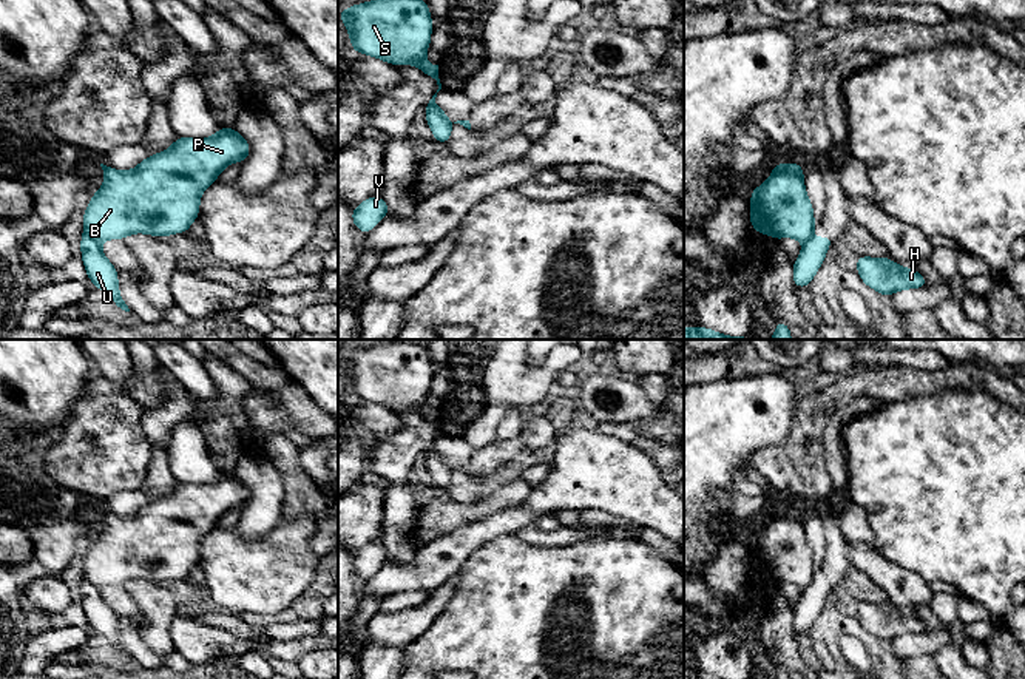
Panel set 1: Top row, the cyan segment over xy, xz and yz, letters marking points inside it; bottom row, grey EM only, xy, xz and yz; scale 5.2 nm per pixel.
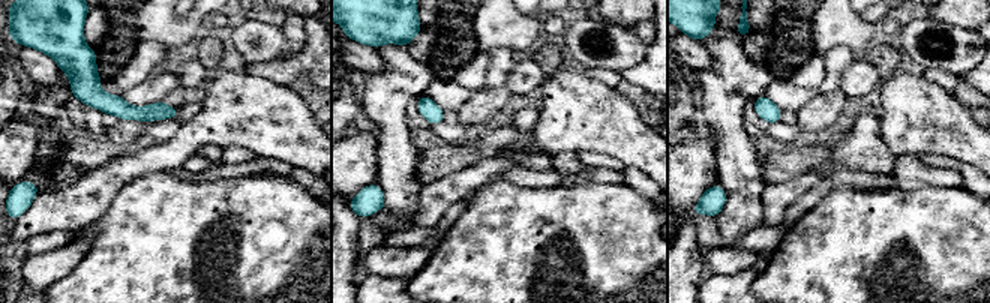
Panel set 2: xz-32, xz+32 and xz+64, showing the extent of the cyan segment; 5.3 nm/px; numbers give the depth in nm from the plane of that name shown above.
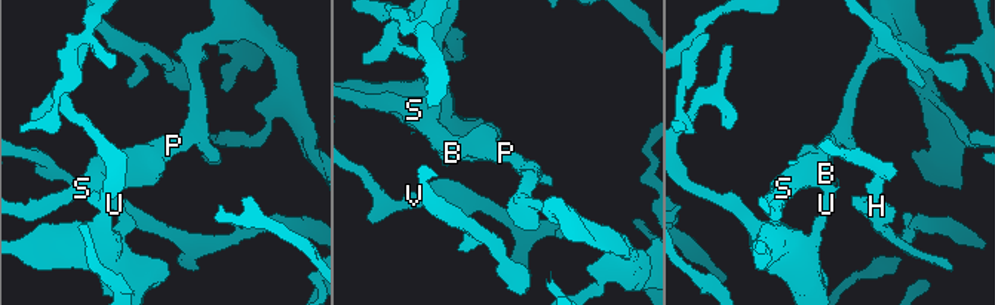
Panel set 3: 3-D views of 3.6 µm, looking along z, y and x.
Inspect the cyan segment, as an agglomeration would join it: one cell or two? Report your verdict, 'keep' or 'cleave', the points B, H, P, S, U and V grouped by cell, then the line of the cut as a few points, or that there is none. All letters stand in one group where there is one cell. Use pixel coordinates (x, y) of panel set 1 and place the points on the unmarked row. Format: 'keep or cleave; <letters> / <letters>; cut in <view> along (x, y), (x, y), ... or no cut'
cleave; B H P S V / U; cut in xz along (426, 457), (439, 457), (446, 465)

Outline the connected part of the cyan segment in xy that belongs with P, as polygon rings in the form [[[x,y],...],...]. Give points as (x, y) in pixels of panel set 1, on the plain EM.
[[[218,474],[216,480],[205,485],[178,483],[174,489],[157,500],[148,502],[130,517],[119,517],[100,509],[105,525],[83,559],[83,582],[96,586],[125,585],[133,579],[147,579],[164,583],[188,577],[191,568],[199,563],[202,537],[216,528],[219,519],[233,508],[244,508],[250,500],[250,491],[235,474]]]

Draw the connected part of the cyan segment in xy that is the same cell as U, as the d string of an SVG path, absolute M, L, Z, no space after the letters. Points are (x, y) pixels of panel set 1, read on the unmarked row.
M83 582L80 585L80 596L90 627L99 636L103 636L116 648L117 653L130 657L128 651L120 644L117 614L103 600L100 588L93 583Z

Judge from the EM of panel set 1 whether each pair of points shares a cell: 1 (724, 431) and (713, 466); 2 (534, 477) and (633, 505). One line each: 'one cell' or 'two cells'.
1: one cell
2: two cells

